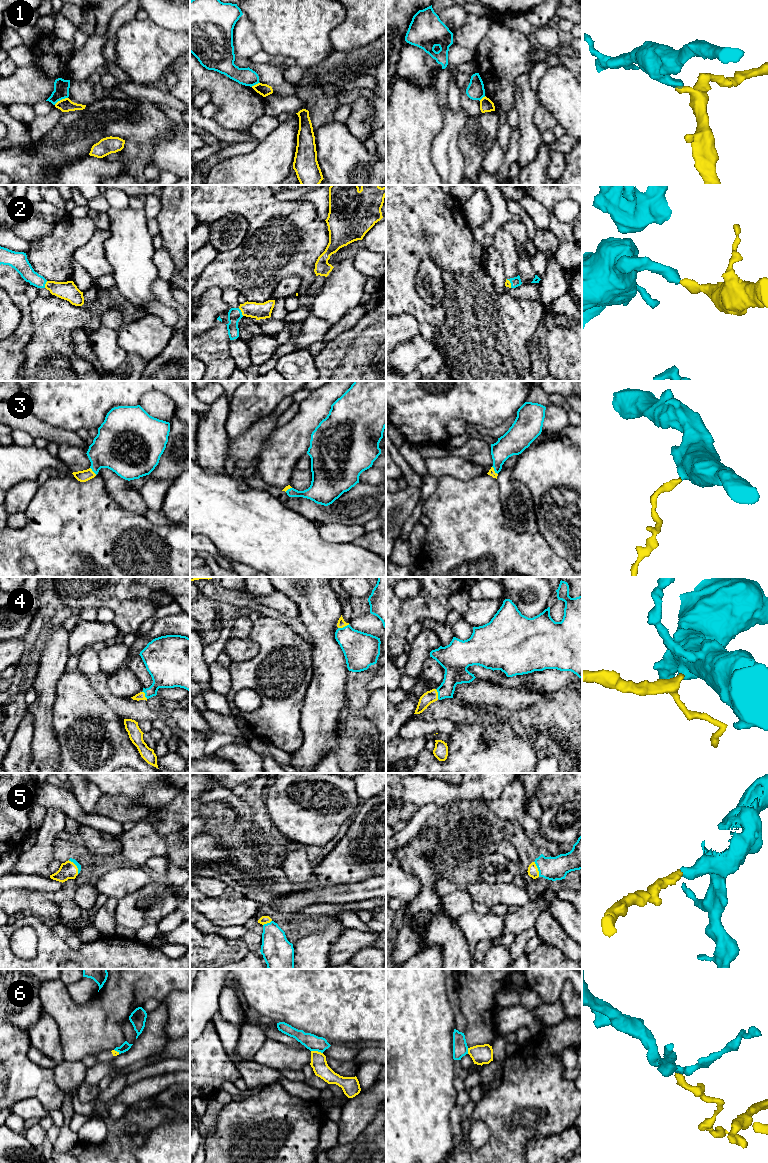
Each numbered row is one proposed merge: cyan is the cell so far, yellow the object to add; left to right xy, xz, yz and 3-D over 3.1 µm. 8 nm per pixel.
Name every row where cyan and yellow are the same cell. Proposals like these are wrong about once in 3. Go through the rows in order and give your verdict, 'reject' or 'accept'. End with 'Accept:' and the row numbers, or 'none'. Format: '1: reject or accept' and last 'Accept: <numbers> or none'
1: reject
2: accept
3: accept
4: accept
5: accept
6: reject
Accept: 2, 3, 4, 5

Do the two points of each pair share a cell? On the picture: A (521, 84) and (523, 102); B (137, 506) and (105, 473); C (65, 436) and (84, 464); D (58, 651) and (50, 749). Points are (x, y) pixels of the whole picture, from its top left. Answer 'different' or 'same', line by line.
A: same
B: same
C: different
D: same

